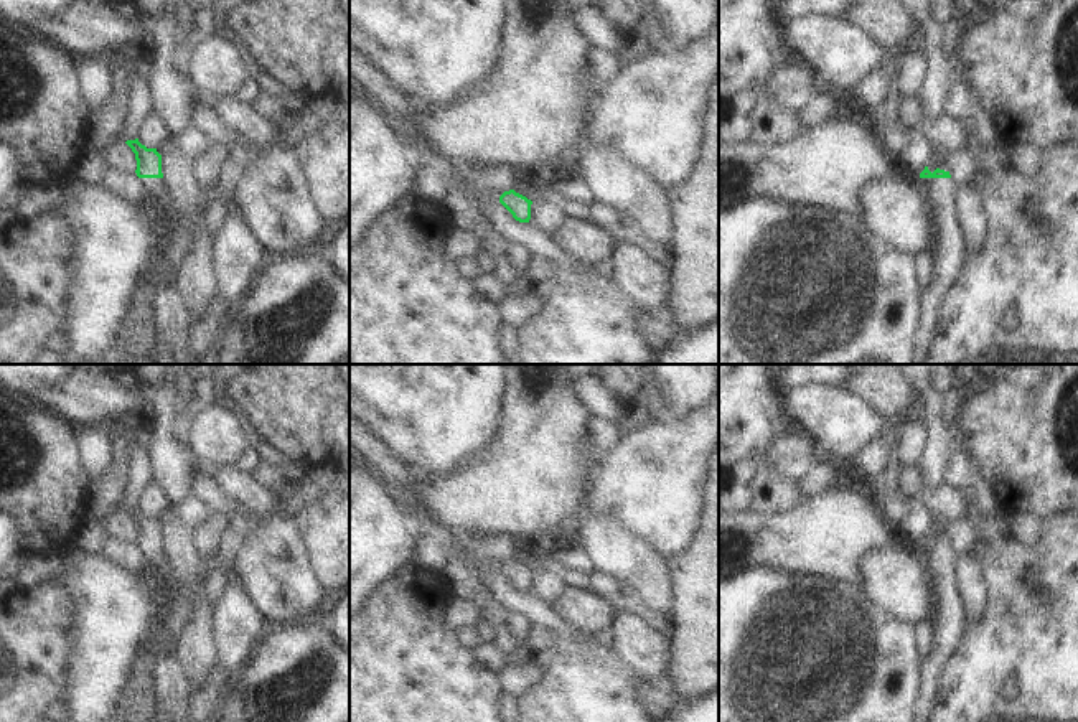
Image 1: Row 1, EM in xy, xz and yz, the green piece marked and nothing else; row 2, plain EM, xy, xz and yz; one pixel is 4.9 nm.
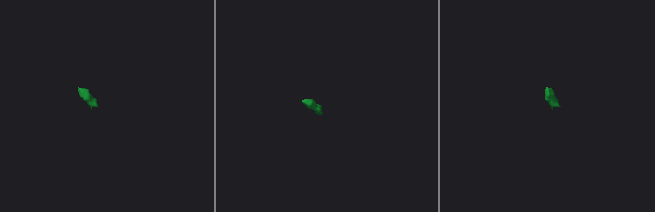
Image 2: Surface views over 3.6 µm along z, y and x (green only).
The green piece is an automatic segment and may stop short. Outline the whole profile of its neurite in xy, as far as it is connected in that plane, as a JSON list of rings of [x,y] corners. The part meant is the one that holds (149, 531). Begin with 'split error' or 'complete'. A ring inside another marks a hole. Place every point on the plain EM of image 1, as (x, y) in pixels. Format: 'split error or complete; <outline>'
split error; [[[138,508],[127,509],[125,513],[135,523],[135,542],[145,556],[147,565],[157,570],[160,575],[170,575],[170,562],[162,542],[162,524],[157,521],[157,518],[147,518],[142,514]]]

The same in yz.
split error; [[[925,536],[920,551],[935,582],[935,612],[931,618],[936,633],[933,651],[923,661],[920,673],[920,694],[913,706],[913,722],[930,722],[943,669],[959,649],[969,620],[956,582],[958,554],[949,541],[936,537],[931,542]]]

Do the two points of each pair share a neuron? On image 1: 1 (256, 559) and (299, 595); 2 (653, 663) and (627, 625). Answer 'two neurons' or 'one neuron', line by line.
1: one neuron
2: one neuron

